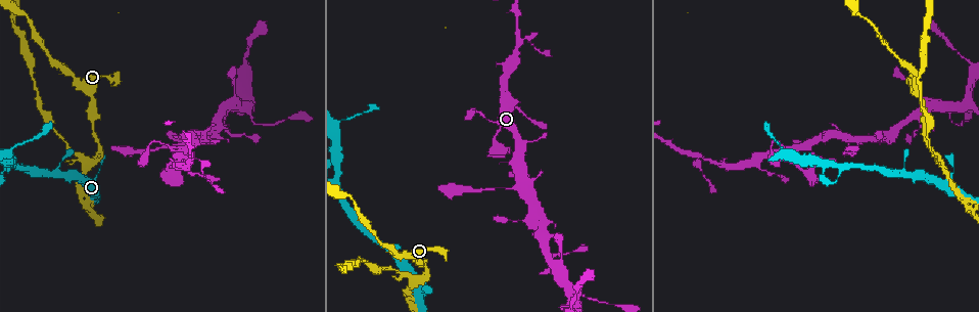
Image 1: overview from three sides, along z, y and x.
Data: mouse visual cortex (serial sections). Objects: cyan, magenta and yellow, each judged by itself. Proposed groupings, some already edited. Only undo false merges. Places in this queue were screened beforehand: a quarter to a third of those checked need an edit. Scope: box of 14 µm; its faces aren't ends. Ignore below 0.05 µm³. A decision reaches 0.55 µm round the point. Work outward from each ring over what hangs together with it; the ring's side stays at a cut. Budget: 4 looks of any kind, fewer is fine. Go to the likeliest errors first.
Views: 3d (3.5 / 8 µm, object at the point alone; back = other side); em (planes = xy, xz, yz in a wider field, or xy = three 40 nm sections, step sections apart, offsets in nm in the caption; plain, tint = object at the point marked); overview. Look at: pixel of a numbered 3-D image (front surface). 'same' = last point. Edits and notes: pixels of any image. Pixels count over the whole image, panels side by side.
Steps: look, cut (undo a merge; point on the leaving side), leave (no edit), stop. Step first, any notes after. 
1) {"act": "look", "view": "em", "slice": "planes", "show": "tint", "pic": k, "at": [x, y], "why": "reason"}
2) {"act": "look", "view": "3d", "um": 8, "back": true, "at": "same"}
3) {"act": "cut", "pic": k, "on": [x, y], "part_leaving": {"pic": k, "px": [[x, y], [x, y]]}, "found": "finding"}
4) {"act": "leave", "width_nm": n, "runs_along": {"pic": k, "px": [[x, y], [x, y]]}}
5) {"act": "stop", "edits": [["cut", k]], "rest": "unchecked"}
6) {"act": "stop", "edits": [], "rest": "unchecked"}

{"act": "look", "view": "3d", "um": 3.5, "pic": 1, "at": [427, 274], "why": "arms part here"}

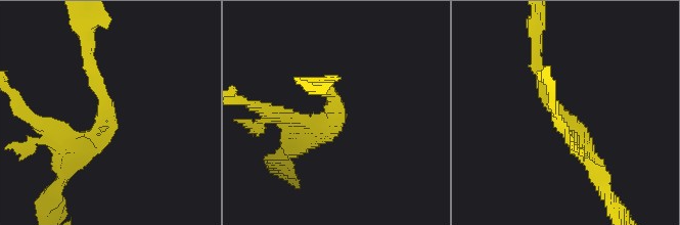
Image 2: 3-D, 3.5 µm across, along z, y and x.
{"act": "look", "view": "em", "slice": "xy", "step": 1, "show": "tint", "pic": 2, "at": [332, 108], "arms": 3, "arm_widths_nm": [150, 150, 200]}

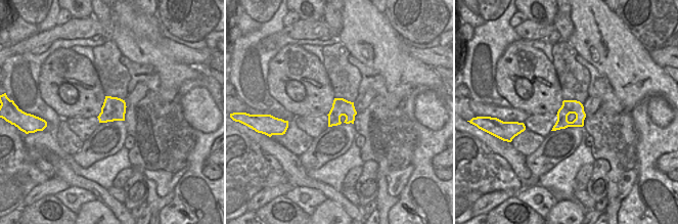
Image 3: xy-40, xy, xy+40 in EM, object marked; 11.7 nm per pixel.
{"act": "leave", "runs_along": {"pic": 2, "px": [[87, 56], [103, 113], [91, 135], [56, 135]]}, "found": "continuous, no second cell"}

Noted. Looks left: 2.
{"act": "look", "view": "3d", "um": 3.5, "pic": 1, "at": [172, 143], "why": "a narrow waist"}

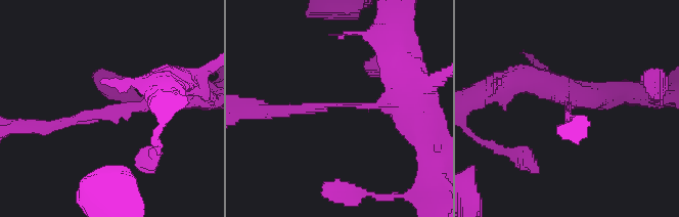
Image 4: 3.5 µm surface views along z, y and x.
{"act": "leave", "arm_widths_nm": [150, 350], "runs_along": {"pic": 4, "px": [[176, 84], [53, 125]]}, "found": "continuous, no second cell"}

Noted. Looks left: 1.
{"act": "stop", "edits": [], "rest": "unchecked"}

